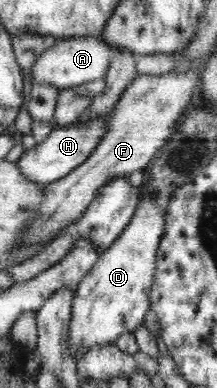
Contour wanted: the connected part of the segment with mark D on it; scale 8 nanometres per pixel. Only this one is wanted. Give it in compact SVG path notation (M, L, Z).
M142 190L141 199L139 205L137 205L137 211L132 220L129 220L128 226L125 227L125 233L121 233L121 237L117 237L117 241L113 241L113 245L105 251L103 254L99 254L97 263L93 266L93 269L81 279L72 303L72 317L69 323L69 348L73 352L73 358L76 361L76 355L81 352L86 352L90 347L104 346L105 344L115 343L116 339L121 337L123 334L133 334L134 331L141 325L143 325L145 315L150 310L150 293L153 285L154 275L156 274L156 261L158 248L165 232L165 220L166 220L166 209L162 209L162 206L158 201L154 201L150 195L147 195L147 190Z

